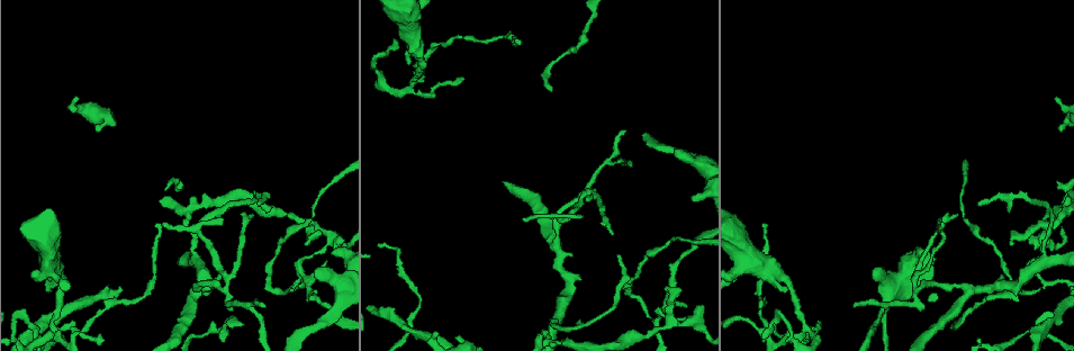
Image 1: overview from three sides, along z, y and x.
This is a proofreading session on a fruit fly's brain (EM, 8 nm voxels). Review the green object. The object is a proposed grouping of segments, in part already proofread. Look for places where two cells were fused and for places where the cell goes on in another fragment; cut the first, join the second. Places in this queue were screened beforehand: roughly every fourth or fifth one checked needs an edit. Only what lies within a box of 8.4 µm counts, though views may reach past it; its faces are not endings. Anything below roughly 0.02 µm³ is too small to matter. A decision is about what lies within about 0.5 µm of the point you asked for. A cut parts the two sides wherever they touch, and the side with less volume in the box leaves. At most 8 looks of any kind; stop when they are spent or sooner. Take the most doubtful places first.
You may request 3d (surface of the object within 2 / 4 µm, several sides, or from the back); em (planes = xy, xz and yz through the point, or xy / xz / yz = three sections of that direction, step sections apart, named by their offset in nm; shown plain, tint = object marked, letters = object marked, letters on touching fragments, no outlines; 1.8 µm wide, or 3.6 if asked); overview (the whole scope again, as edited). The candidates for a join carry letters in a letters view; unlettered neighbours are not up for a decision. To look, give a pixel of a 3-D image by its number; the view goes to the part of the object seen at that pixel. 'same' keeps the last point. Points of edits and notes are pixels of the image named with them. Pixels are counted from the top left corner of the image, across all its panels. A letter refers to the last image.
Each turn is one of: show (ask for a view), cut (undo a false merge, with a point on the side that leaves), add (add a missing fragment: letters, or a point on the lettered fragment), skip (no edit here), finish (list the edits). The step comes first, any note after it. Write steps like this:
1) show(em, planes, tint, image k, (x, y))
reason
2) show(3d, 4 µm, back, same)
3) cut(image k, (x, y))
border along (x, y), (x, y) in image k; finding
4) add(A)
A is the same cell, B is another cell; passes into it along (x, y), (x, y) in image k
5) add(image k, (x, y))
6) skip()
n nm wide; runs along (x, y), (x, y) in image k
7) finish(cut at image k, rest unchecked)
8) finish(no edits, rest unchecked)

show(3d, 2 µm, image 1, (660, 310))
four or more arms meet

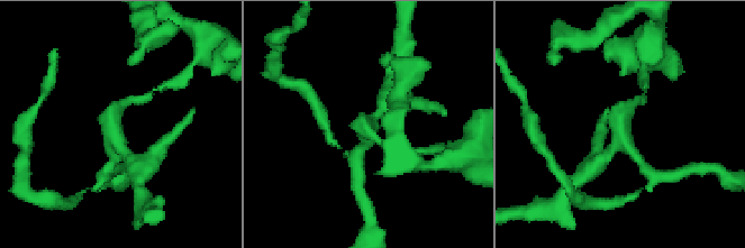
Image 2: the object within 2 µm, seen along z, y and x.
show(em, planes, letters, image 2, (625, 144))

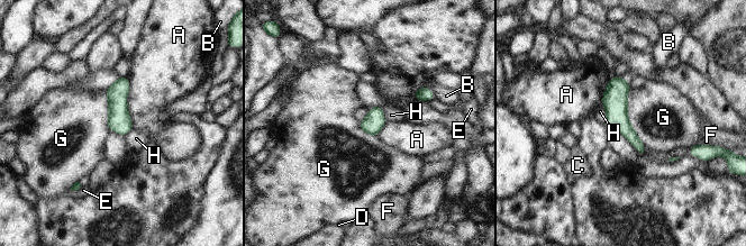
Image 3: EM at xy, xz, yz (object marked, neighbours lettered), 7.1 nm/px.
skip()
150 nm wide; A, B, C, D, E, F, G and H are other cells; runs along (616, 79), (616, 117), (642, 152) in image 3; continuous, no second cell

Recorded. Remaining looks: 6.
show(3d, 4 µm, image 1, (42, 324))
four-way junction

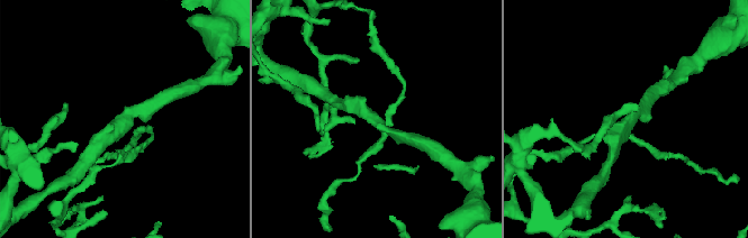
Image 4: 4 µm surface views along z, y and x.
show(em, xy, step 8, plain, image 4, (380, 122))
4 arms

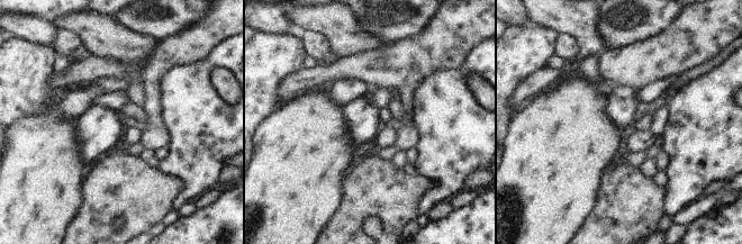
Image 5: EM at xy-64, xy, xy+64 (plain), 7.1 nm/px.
show(em, xy, step 8, letters, same)

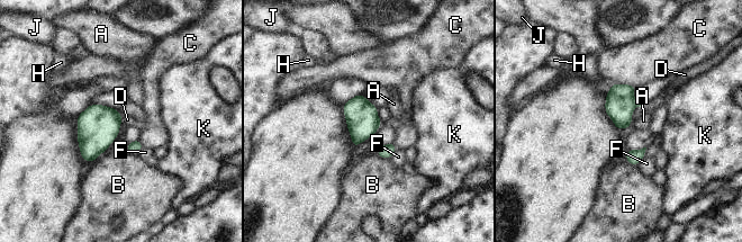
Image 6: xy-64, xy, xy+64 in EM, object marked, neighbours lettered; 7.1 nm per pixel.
skip()
200 nm wide; A, B, C, D, F, H, J and K are other cells; border along (119, 114), (123, 120) in image 6; one cell here

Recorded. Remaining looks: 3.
show(em, xz, step 16, letters, image 1, (1057, 97))
long arm stops here

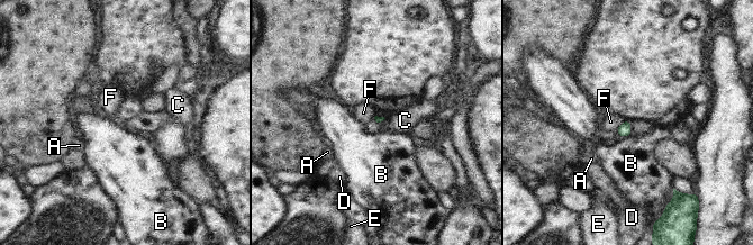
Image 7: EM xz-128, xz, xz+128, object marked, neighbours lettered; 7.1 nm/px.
skip()
A, B, C, D, E and F are other cells; border along (625, 119), (615, 129) in image 7; none of them fits

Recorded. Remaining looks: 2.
finish(no edits, rest unchecked)

